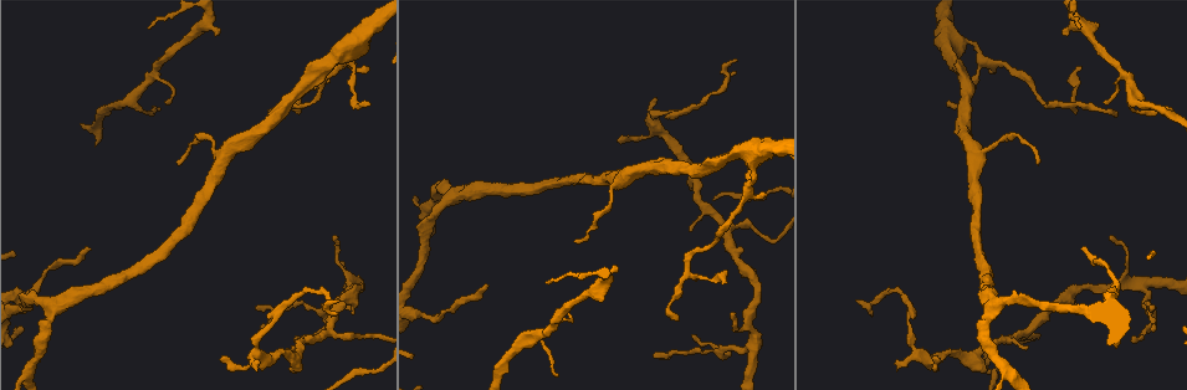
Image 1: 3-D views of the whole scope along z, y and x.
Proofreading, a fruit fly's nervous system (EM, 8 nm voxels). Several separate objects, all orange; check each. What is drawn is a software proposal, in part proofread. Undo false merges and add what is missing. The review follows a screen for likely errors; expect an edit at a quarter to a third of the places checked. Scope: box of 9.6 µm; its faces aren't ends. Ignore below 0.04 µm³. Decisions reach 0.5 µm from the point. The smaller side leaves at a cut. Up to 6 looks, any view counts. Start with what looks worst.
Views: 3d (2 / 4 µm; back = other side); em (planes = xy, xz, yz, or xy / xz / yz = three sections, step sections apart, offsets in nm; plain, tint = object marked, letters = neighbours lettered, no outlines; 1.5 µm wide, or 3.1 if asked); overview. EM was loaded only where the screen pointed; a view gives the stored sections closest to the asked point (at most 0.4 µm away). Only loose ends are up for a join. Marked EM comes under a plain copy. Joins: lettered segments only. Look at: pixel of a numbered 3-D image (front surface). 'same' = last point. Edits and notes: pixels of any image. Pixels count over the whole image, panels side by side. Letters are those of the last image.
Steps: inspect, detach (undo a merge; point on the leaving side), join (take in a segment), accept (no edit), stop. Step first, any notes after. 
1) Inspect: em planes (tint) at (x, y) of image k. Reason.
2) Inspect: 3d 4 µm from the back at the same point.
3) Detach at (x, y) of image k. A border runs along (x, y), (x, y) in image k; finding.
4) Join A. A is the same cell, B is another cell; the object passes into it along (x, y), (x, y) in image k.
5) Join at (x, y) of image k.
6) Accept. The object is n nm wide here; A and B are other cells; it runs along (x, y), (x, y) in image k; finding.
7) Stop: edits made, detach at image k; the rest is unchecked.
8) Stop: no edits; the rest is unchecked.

Inspect: em planes (letters) at (1117, 115) of image 1. Branch stops here.

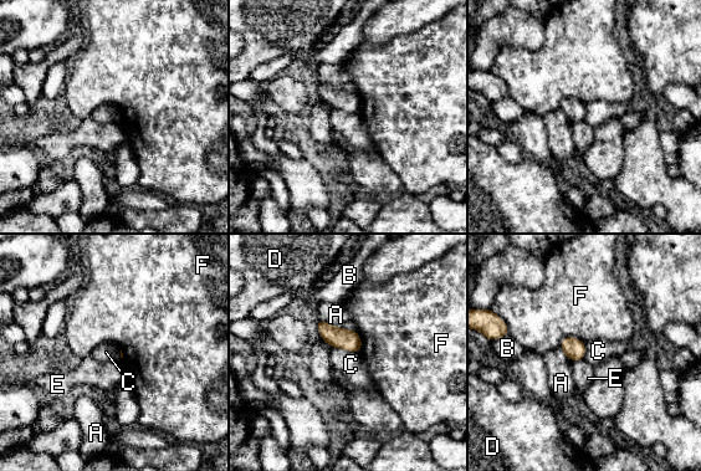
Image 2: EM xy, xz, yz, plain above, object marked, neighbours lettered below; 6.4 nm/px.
Accept. A, B, C, D, E and F are other cells; a border runs along (331, 347), (357, 351), (359, 353) in image 2; no lettered segment goes on from it.

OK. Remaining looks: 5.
Inspect: 3d 2 µm at (367, 102) of image 1. Tapers out.

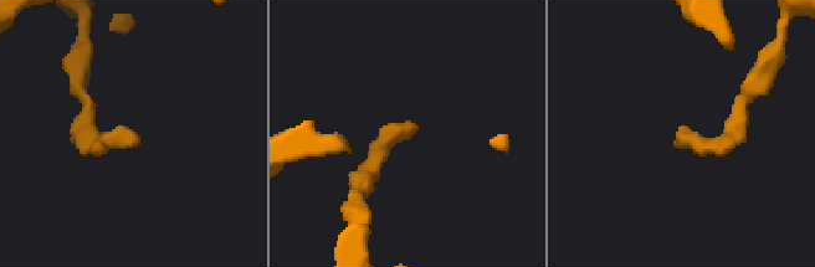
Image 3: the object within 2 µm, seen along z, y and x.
Inspect: em yz step 8 (letters) at (415, 124) of image 3. Now the EM.

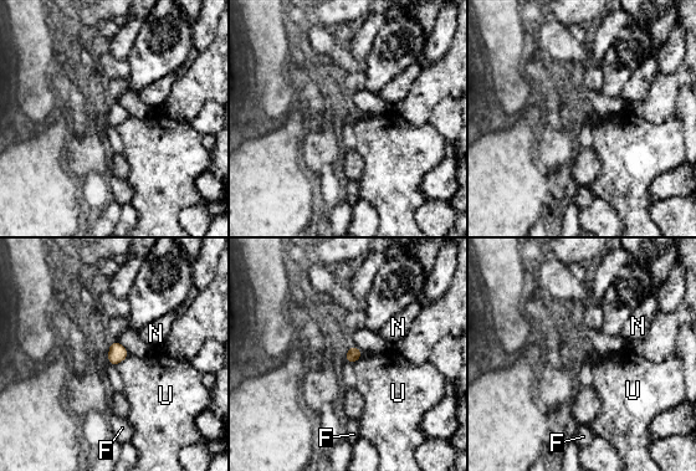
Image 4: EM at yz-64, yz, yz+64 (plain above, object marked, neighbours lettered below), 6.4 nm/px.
Accept. F, N and U are other cells; a border runs along (129, 354), (117, 365) in image 4; no lettered segment goes on from it.

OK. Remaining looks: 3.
Inspect: em planes (tint) at (294, 342) of image 1.

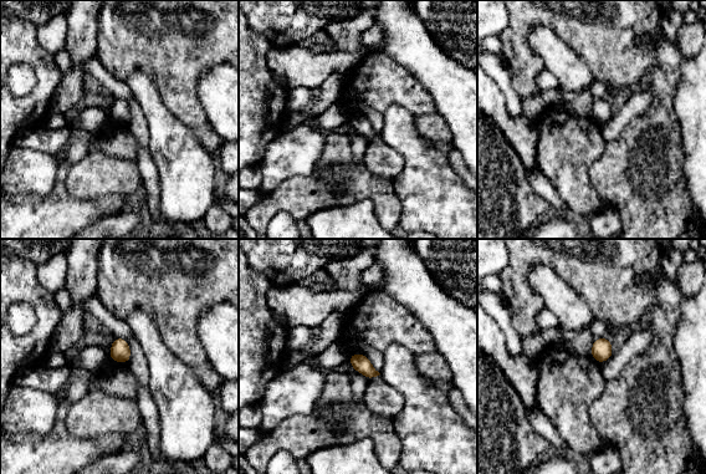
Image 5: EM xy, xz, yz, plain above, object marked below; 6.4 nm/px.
Inspect: em planes (letters) at the same point. See the neighbours.

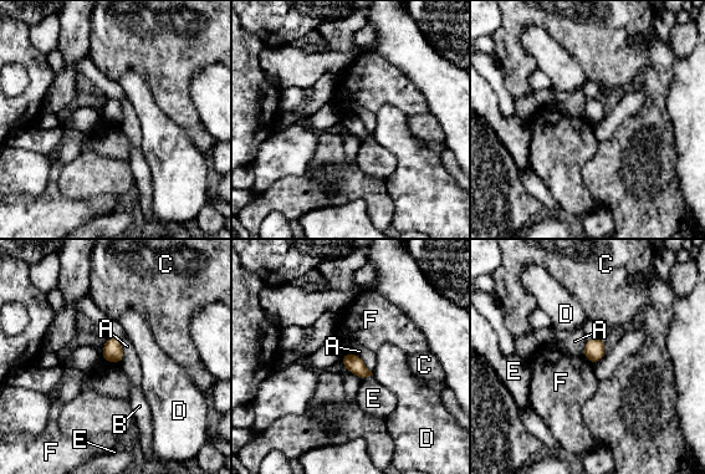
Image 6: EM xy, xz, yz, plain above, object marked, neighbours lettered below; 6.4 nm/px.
Accept. The longest contact is with B, 140 nm; A, B, C, D, E and F are other cells; a border runs along (103, 358), (119, 363) in image 6; no lettered segment goes on from it.

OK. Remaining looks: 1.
Stop: no edits; the rest is unchecked.

